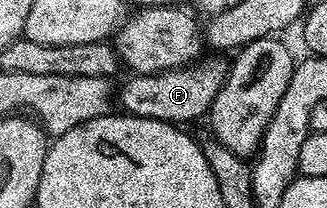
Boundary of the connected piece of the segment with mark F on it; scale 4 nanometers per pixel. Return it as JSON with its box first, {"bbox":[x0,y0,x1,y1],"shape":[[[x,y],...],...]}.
{"bbox":[117,55,228,126],"shape":[[[213,55],[209,61],[192,64],[181,69],[166,69],[164,73],[140,73],[128,76],[128,81],[117,89],[117,101],[123,104],[122,112],[132,117],[169,121],[173,125],[186,126],[186,121],[206,118],[211,112],[211,104],[217,99],[223,81],[227,77],[228,66],[223,65],[222,56]]]}

